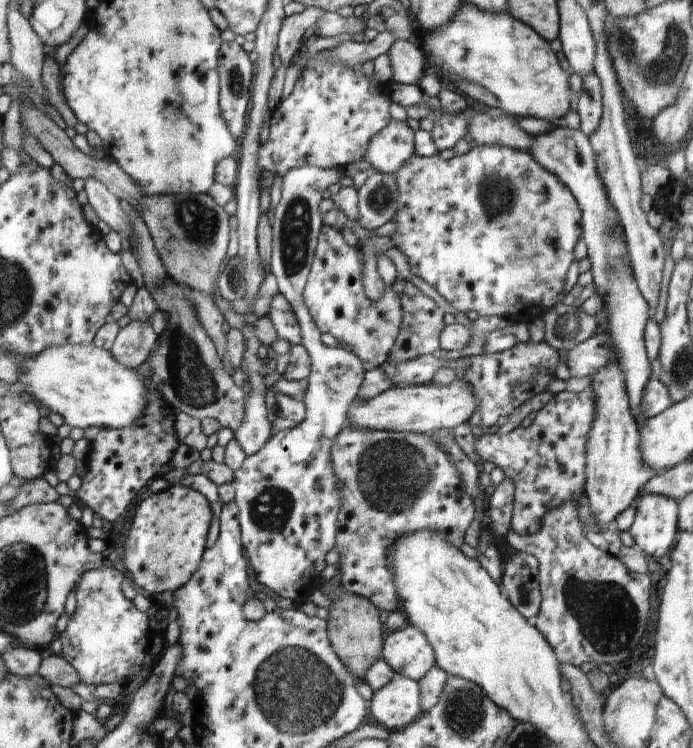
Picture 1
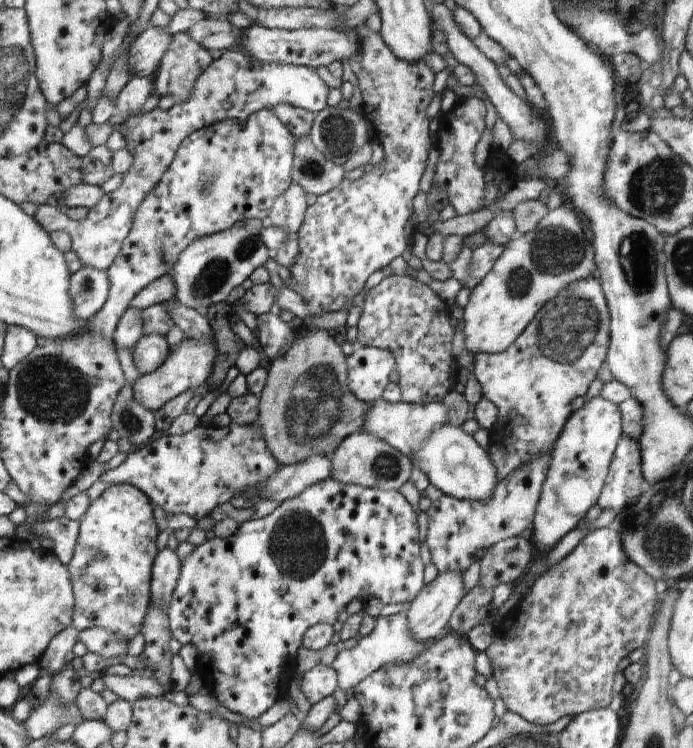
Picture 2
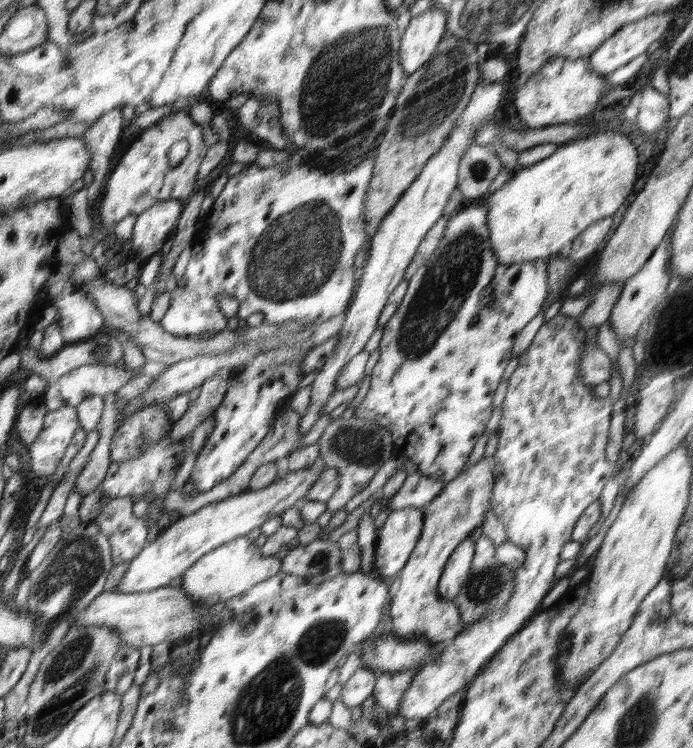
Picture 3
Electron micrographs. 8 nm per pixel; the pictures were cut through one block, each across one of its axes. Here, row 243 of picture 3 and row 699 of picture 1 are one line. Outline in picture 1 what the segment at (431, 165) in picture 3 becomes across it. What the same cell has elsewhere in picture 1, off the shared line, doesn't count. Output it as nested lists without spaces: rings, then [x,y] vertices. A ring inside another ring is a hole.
[[[396,674],[368,700],[369,711],[379,725],[391,732],[405,729],[418,716],[420,710],[420,685],[418,681]]]

